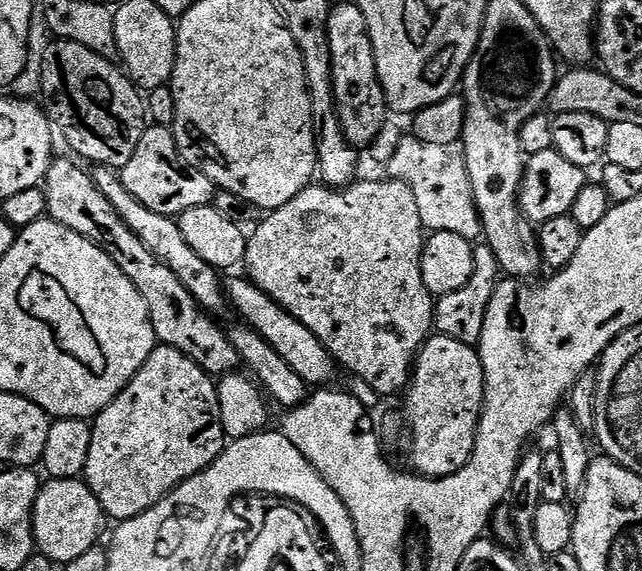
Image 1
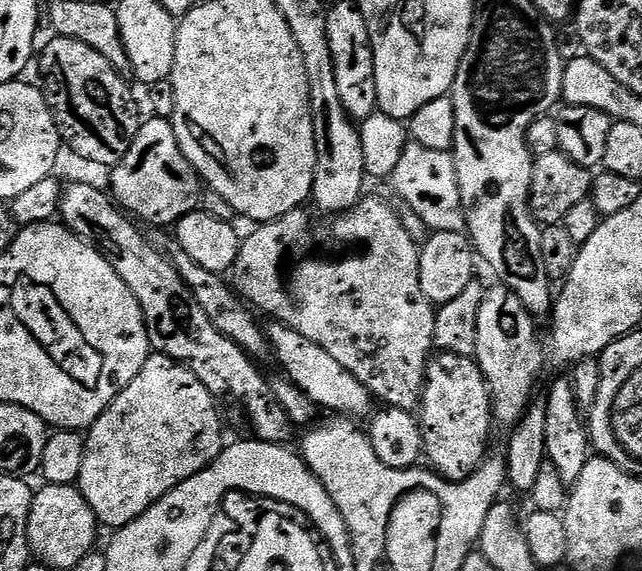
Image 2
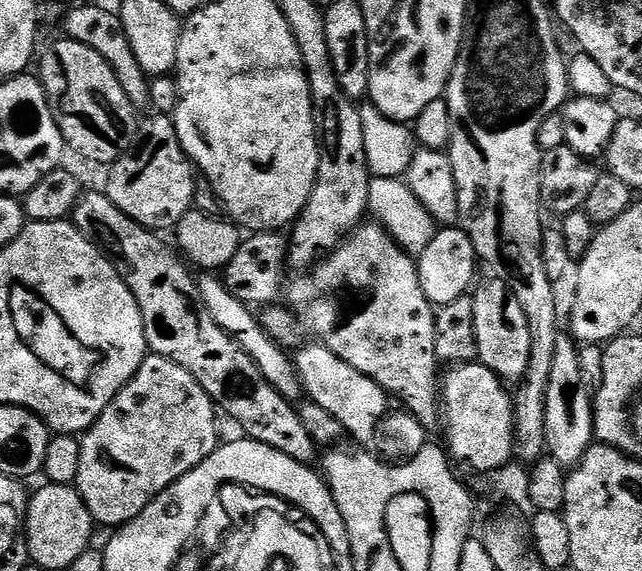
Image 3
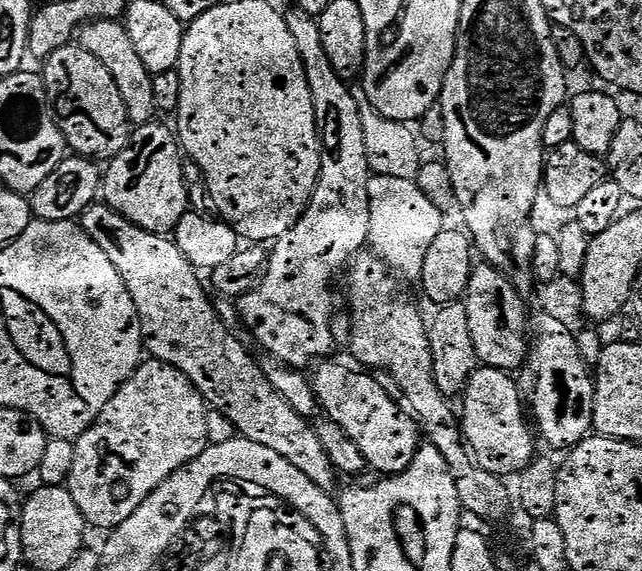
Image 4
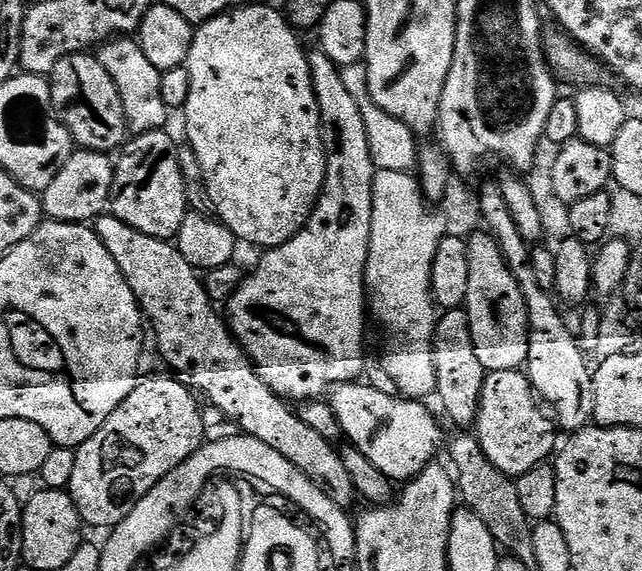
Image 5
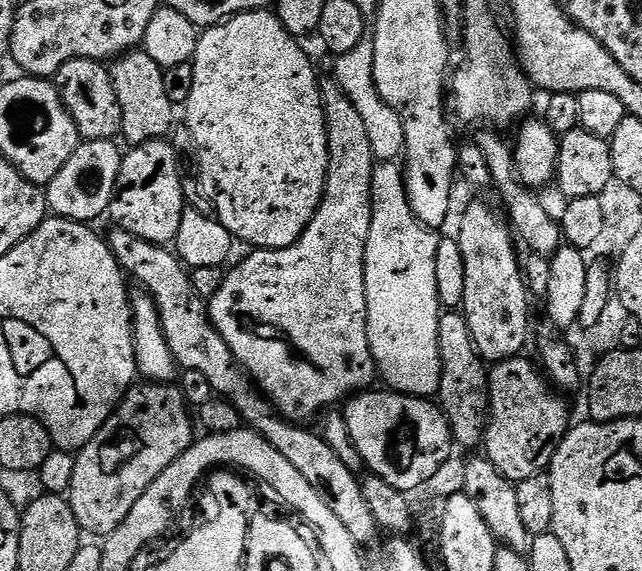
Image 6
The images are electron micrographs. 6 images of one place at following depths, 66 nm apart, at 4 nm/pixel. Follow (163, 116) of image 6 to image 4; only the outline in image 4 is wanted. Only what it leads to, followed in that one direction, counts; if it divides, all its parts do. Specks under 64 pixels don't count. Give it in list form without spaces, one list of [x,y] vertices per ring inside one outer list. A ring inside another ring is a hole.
[[[123,19],[92,20],[88,24],[83,24],[78,33],[78,43],[90,54],[94,54],[94,58],[98,58],[98,62],[102,62],[106,70],[110,70],[110,78],[118,82],[118,94],[122,94],[126,114],[133,126],[153,123],[158,116],[152,81],[154,73],[146,70],[146,65],[142,62],[134,42],[130,39],[128,27],[125,26]]]

